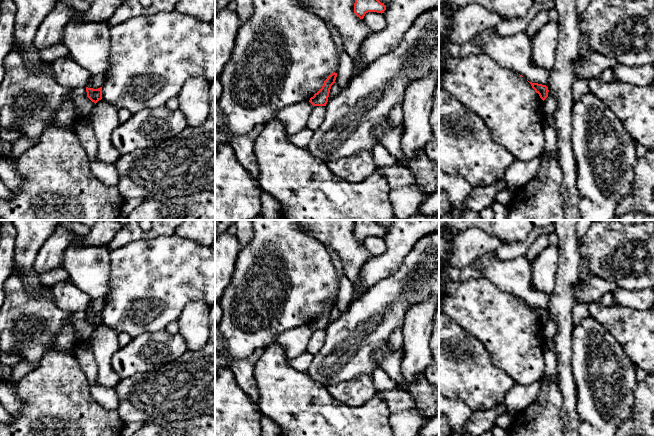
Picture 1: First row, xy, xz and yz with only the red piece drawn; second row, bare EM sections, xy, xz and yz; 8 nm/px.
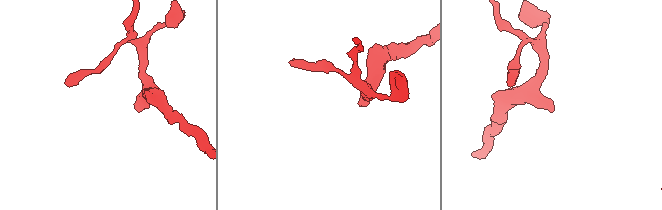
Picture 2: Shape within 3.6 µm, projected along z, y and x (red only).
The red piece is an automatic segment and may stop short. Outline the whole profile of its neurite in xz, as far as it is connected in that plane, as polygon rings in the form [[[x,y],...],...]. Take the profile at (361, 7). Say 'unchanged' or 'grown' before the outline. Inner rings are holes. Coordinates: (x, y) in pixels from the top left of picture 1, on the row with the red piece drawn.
unchanged; [[[355,0],[354,13],[363,19],[368,12],[384,13],[386,6],[379,0]]]

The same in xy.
unchanged; [[[86,87],[87,97],[95,104],[102,99],[102,87],[98,89]]]

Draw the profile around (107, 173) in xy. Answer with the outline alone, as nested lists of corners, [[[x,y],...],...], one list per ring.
[[[83,116],[76,121],[75,133],[87,151],[91,170],[104,184],[117,186],[120,177],[115,164],[108,164],[97,159],[98,143],[91,125],[91,116]]]

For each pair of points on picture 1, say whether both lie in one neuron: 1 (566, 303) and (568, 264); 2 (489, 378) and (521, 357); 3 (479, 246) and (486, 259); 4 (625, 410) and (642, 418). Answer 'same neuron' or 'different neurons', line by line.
1: same neuron
2: different neurons
3: different neurons
4: different neurons

